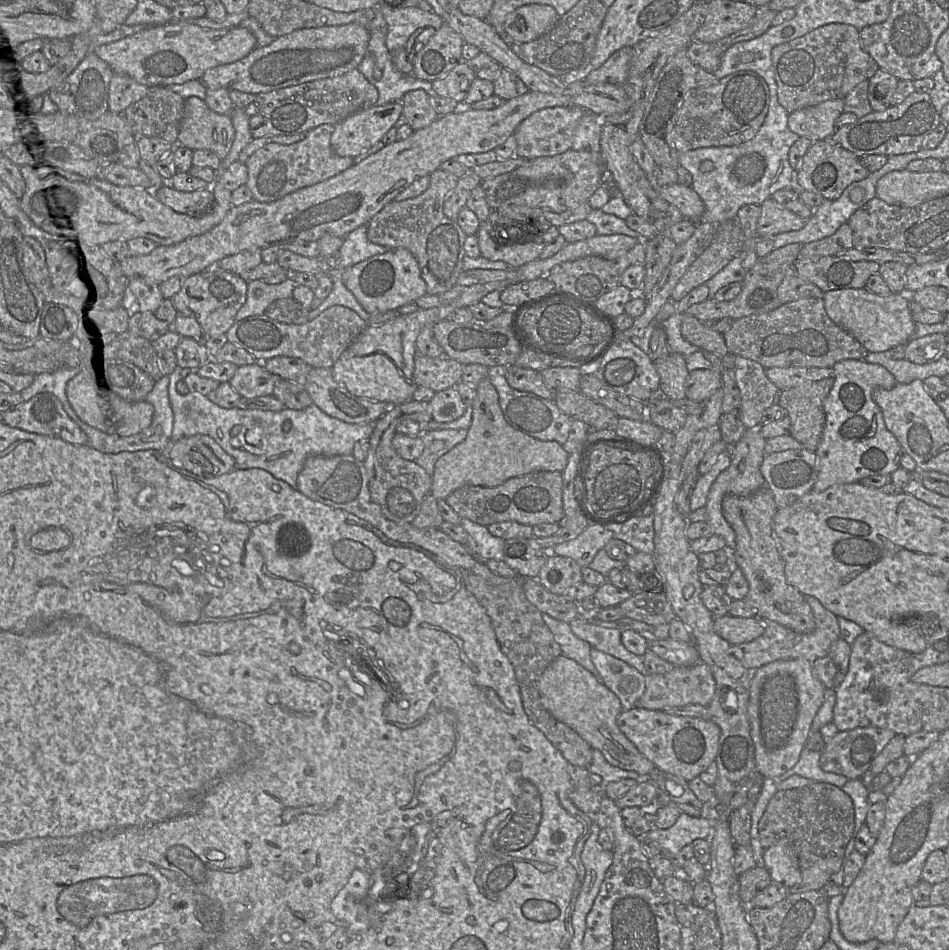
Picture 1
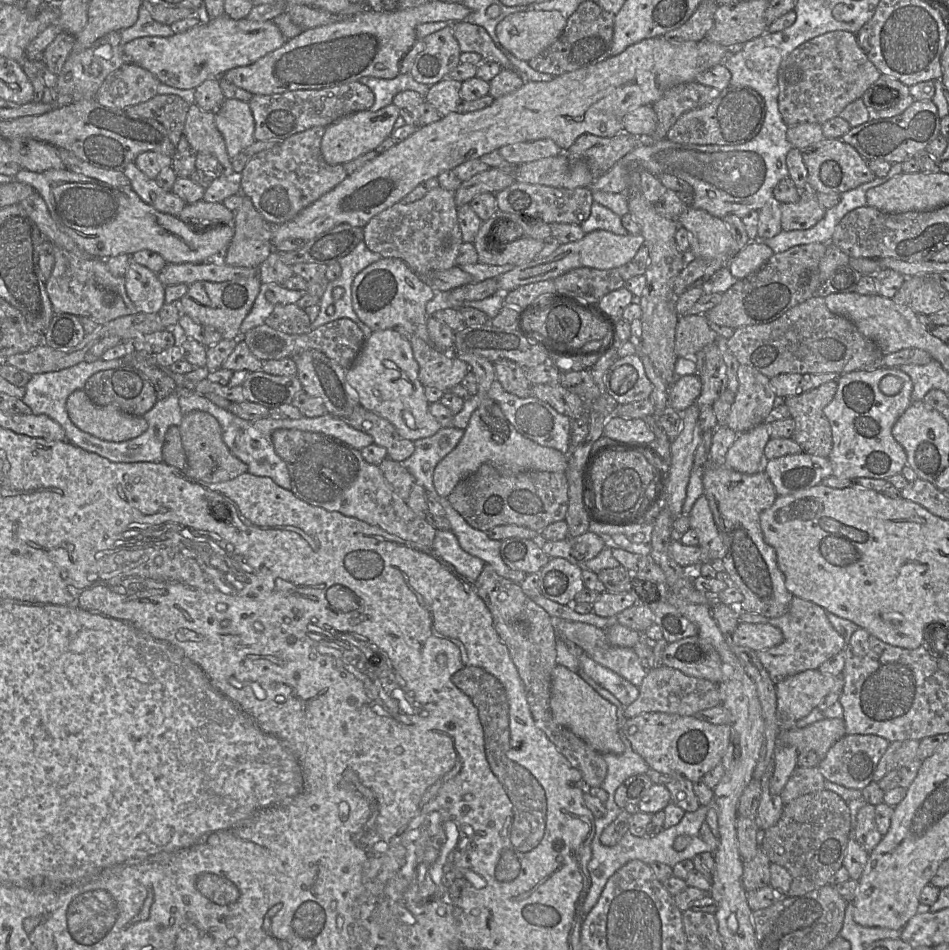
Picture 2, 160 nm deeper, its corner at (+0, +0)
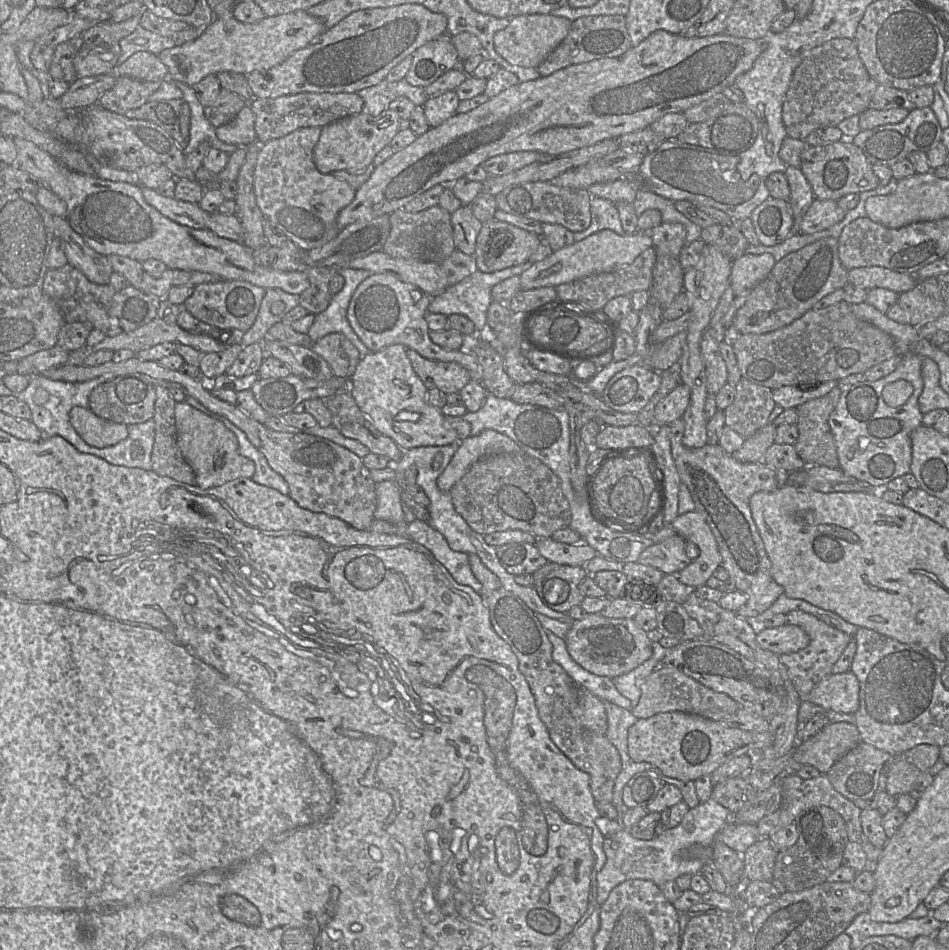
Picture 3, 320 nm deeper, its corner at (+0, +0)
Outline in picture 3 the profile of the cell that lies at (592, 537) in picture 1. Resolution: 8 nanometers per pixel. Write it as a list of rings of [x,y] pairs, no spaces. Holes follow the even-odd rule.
[[[537,538],[535,546],[548,561],[558,565],[583,566],[584,563],[597,556],[596,550],[581,541],[578,544],[566,544],[550,538]]]

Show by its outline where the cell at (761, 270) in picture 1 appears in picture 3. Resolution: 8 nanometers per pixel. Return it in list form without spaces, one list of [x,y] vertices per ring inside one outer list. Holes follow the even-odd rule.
[[[822,238],[777,261],[767,277],[746,294],[746,301],[736,312],[732,325],[741,334],[763,334],[784,327],[812,309],[824,296],[845,288],[849,283],[847,272],[839,259],[838,238]]]

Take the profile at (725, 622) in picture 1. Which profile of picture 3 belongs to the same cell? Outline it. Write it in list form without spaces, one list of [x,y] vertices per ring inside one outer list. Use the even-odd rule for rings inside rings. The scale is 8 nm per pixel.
[[[784,624],[756,634],[757,643],[778,656],[797,652],[809,644],[808,634],[799,626]]]

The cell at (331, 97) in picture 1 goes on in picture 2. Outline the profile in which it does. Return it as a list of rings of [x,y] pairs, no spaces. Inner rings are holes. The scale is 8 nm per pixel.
[[[359,80],[319,90],[253,95],[249,105],[255,121],[254,138],[256,141],[282,141],[312,127],[326,127],[347,115],[369,110],[374,101],[372,90]]]

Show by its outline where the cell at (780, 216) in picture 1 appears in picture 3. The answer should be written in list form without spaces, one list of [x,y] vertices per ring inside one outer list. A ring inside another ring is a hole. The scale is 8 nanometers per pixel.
[[[815,198],[798,225],[797,232],[813,234],[825,230],[842,221],[846,213],[834,200]]]

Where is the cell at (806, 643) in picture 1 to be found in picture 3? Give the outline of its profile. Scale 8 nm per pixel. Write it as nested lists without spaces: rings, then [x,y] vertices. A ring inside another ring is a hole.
[[[793,610],[786,614],[787,624],[801,627],[809,636],[809,644],[794,653],[781,654],[779,660],[787,667],[788,674],[799,693],[800,701],[806,700],[811,690],[823,678],[832,674],[832,667],[853,637],[832,627],[812,614]]]

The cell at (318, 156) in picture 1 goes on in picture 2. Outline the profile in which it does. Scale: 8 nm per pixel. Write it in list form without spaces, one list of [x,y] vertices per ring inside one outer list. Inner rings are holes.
[[[312,127],[292,135],[273,148],[255,154],[239,176],[241,194],[251,199],[256,210],[271,224],[292,220],[300,211],[332,190],[347,176],[342,164],[328,164],[321,153],[326,127]]]

